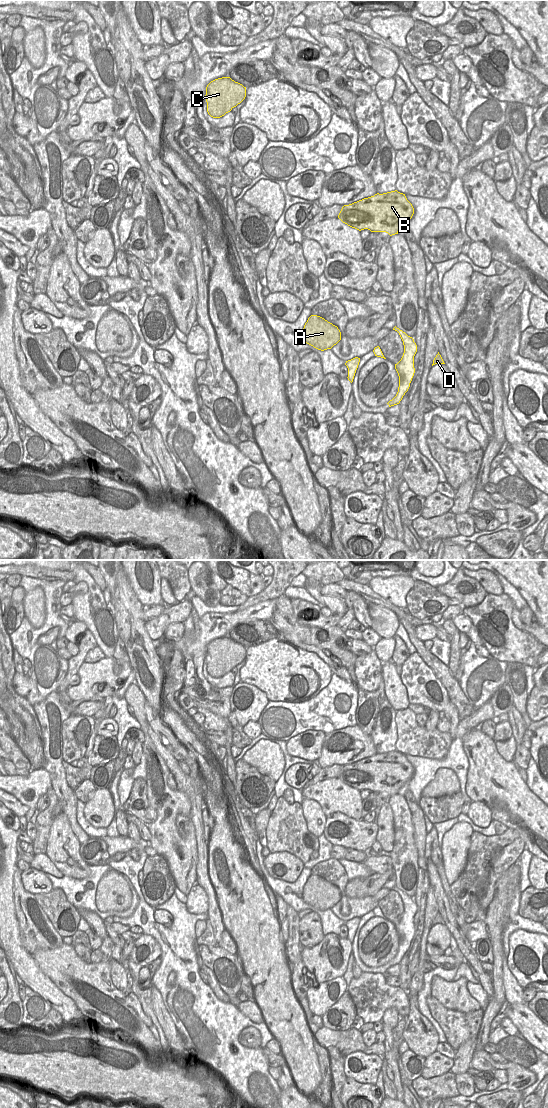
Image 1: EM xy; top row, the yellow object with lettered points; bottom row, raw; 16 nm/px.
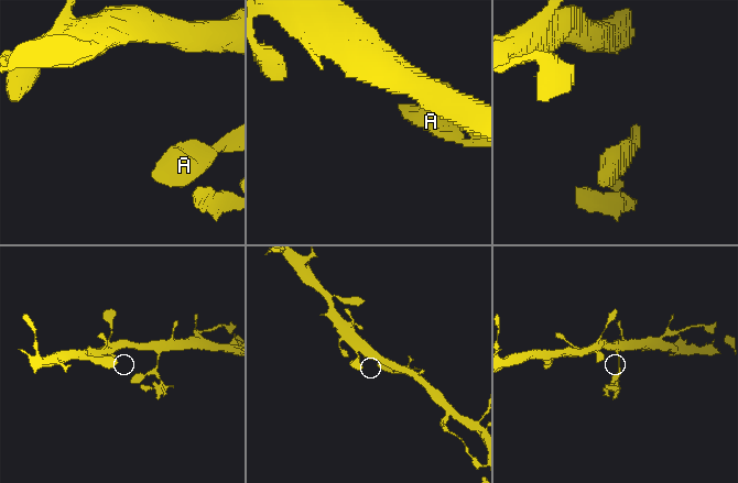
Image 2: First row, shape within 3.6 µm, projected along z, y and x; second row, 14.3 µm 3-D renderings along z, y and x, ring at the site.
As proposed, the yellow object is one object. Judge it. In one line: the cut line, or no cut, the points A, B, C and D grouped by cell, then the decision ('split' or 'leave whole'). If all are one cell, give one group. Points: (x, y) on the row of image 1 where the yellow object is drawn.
cut xy (406, 334), (401, 338); groups A B C / D; split

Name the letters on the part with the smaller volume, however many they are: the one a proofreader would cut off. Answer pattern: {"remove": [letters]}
{"remove": ["D"]}

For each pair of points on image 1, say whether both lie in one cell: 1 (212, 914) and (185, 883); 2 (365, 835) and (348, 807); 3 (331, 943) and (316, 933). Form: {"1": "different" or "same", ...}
{"1": "different", "2": "different", "3": "different"}

